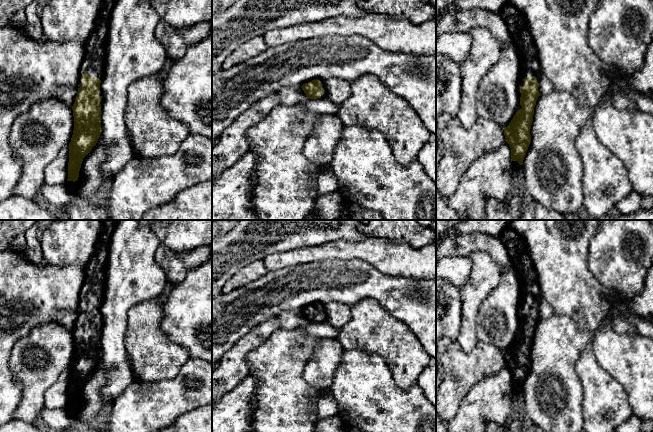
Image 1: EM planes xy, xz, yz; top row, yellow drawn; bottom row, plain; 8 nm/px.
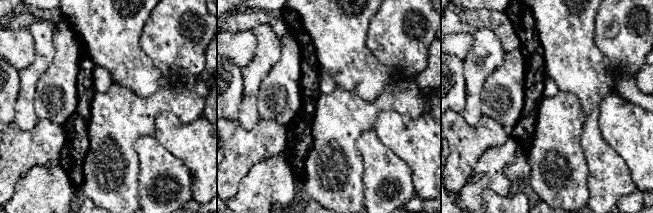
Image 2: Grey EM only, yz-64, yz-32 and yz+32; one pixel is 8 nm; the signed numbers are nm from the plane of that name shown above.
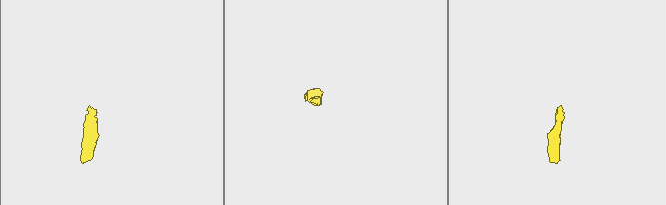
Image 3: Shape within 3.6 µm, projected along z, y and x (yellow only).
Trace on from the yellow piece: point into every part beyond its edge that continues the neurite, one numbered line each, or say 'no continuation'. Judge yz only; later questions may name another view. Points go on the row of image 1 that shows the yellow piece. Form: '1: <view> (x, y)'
1: yz (529, 66)

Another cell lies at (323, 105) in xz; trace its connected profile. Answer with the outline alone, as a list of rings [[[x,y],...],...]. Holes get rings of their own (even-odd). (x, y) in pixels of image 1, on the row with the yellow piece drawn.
[[[321,97],[317,99],[306,98],[302,101],[304,107],[310,112],[318,114],[336,114],[340,108],[340,105],[334,104],[327,97]]]

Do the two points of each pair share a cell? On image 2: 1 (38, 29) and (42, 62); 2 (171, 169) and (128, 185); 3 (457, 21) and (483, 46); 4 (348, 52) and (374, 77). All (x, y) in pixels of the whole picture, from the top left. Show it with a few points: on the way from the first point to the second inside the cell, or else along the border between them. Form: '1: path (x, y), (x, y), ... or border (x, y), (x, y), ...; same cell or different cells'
1: path (44, 37), (44, 54); same cell
2: border (138, 157), (139, 202); different cells
3: border (472, 33), (478, 29), (489, 28), (496, 35); different cells
4: path (354, 58), (368, 72); same cell

